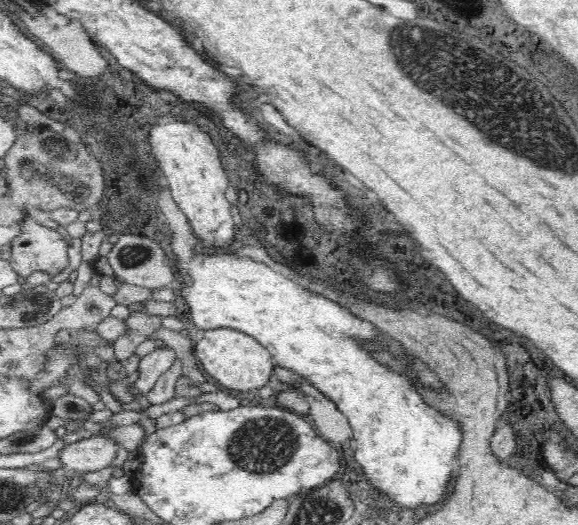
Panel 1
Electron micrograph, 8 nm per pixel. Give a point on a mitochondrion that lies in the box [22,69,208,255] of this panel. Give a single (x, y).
(34, 175)

